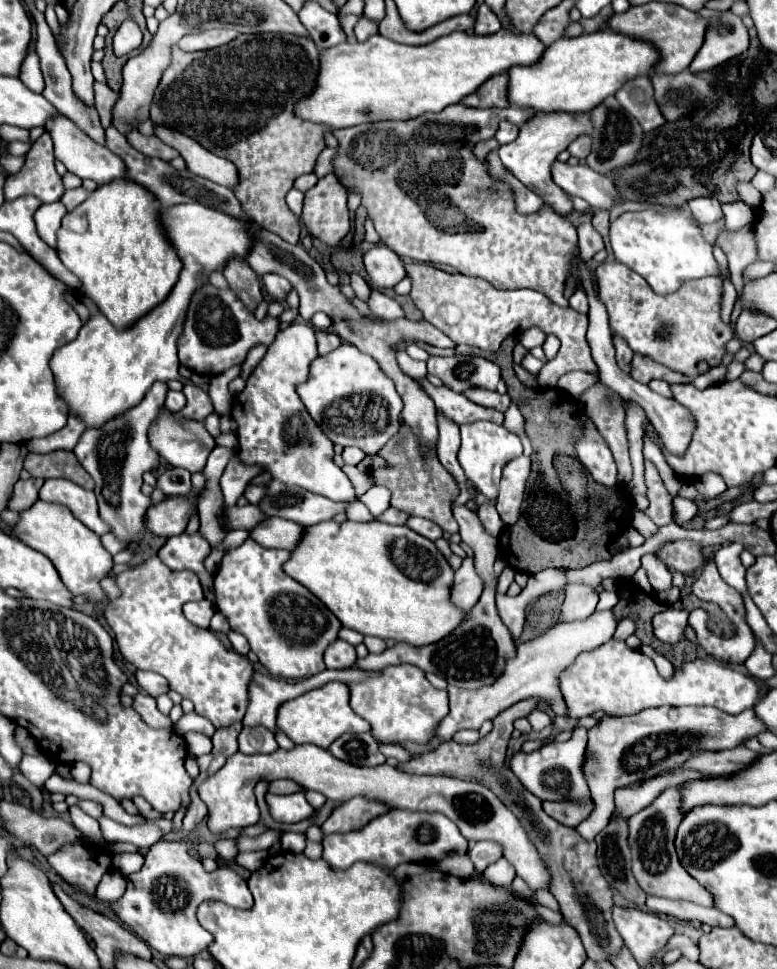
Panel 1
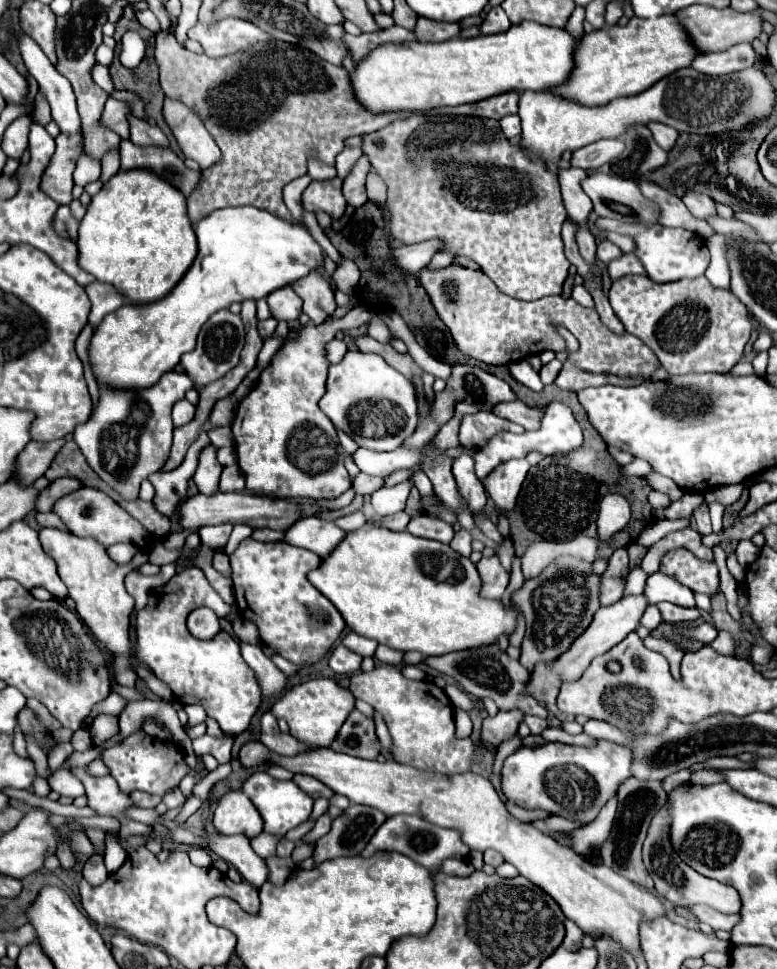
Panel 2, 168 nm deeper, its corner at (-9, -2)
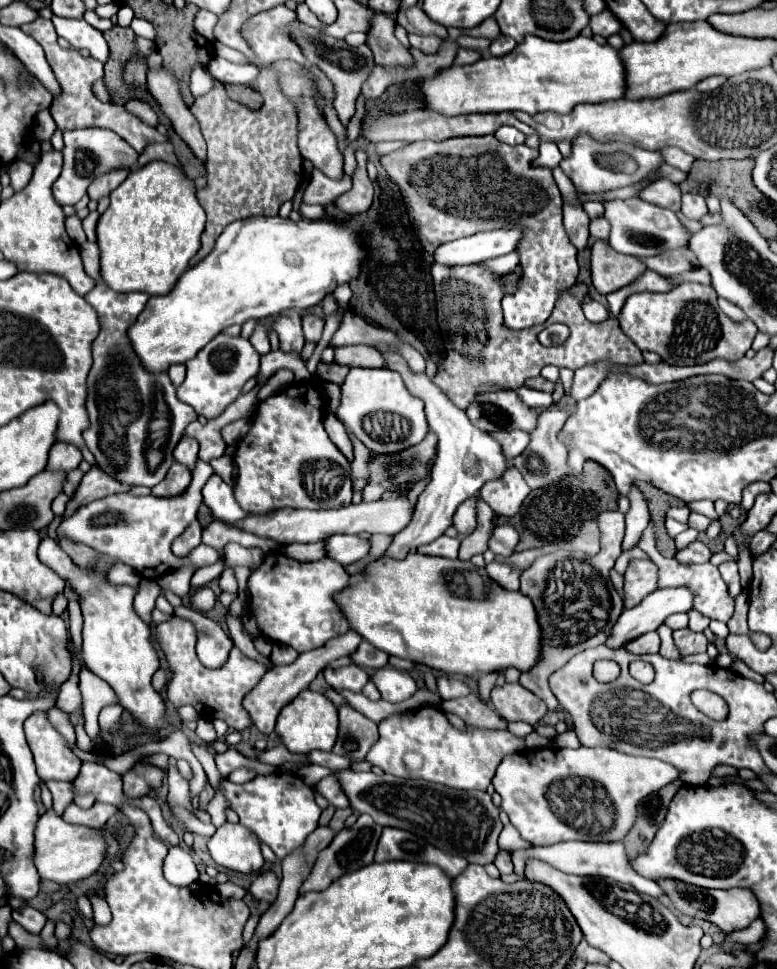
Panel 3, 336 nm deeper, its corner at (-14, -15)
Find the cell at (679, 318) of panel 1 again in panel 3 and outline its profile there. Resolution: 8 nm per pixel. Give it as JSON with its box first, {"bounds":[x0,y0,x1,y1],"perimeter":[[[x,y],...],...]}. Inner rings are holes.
{"bounds":[619,284,757,366],"perimeter":[[[679,284],[669,292],[637,292],[625,300],[621,308],[619,326],[635,346],[643,352],[655,352],[671,366],[697,366],[715,358],[737,362],[751,348],[757,328],[751,320],[735,322],[717,306],[717,292],[713,286]]]}

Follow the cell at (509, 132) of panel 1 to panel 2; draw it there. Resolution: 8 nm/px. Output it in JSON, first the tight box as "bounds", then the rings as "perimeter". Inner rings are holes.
{"bounds":[500,115,520,139],"perimeter":[[[506,115],[500,119],[500,127],[508,139],[520,135],[520,117],[518,115]]]}

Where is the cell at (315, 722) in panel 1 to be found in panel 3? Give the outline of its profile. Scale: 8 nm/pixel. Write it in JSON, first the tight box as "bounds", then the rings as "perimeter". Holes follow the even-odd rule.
{"bounds":[275,690,339,754],"perimeter":[[[303,690],[303,692],[299,692],[299,696],[293,702],[289,702],[279,712],[275,732],[279,734],[279,738],[287,746],[287,750],[293,754],[307,754],[311,750],[331,752],[331,748],[337,742],[337,734],[339,734],[339,714],[337,714],[335,704],[329,698],[325,698],[323,694]]]}

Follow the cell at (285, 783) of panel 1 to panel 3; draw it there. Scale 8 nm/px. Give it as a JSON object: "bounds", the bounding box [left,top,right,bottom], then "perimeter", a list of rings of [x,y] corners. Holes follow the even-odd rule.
{"bounds":[315,776,349,808],"perimeter":[[[327,776],[327,778],[319,780],[317,786],[315,786],[315,792],[321,794],[321,796],[323,796],[329,804],[333,804],[335,808],[347,808],[347,806],[349,806],[349,800],[347,800],[347,796],[343,794],[343,790],[341,790],[339,782],[335,780],[335,776]]]}

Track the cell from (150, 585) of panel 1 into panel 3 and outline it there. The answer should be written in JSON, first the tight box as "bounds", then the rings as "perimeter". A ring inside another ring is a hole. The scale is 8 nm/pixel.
{"bounds":[153,616,267,730],"perimeter":[[[173,616],[167,622],[161,622],[153,628],[153,638],[157,646],[163,650],[165,660],[171,670],[171,678],[167,682],[167,698],[175,708],[181,708],[185,704],[193,706],[197,714],[203,720],[225,720],[231,730],[245,730],[251,728],[251,716],[247,716],[247,710],[243,708],[243,698],[259,684],[263,674],[267,672],[263,664],[243,656],[239,648],[231,648],[227,662],[219,670],[205,668],[197,654],[195,654],[195,628],[191,622]]]}

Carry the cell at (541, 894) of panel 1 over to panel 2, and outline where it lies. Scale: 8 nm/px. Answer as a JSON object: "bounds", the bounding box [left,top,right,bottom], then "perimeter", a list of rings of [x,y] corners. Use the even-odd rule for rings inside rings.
{"bounds":[564,919,582,951],"perimeter":[[[566,919],[566,937],[564,937],[564,947],[570,951],[570,949],[580,949],[582,947],[582,931],[576,923],[572,923],[570,919]]]}

